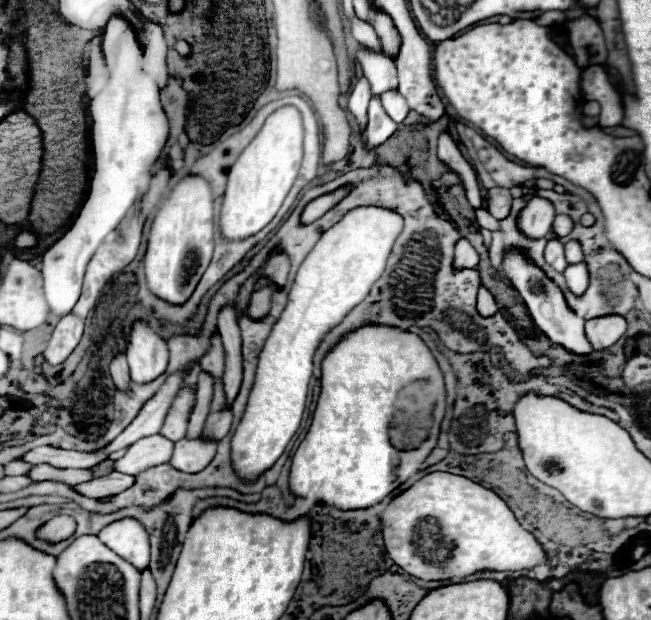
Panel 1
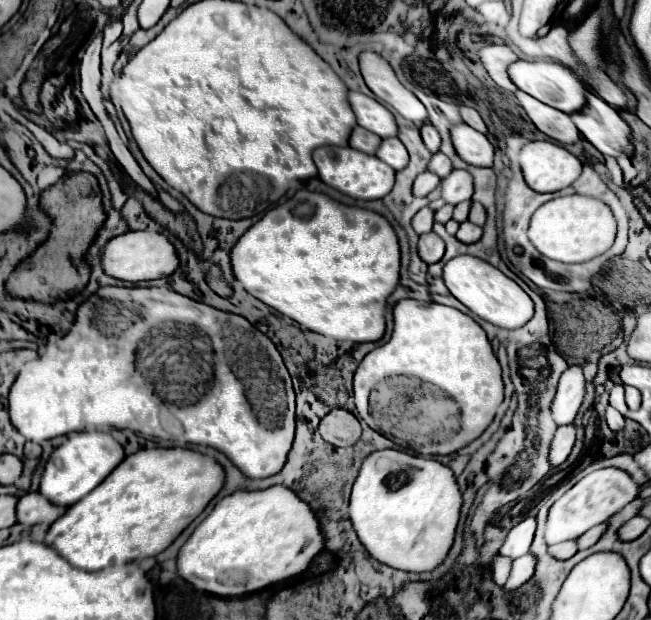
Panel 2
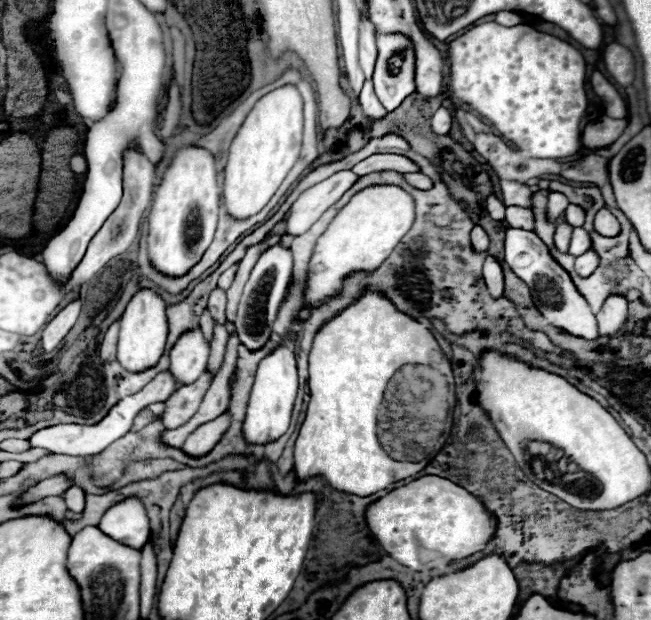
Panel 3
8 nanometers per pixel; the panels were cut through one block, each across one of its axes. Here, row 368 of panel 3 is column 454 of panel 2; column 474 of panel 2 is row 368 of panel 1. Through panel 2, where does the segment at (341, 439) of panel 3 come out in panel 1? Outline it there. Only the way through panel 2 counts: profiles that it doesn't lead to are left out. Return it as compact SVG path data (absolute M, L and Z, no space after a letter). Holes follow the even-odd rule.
M364 326L348 334L322 362L322 392L312 426L292 458L290 492L338 510L362 510L382 502L394 488L418 472L434 448L444 406L442 372L416 334L390 326ZM424 378L436 388L442 386L442 396L434 406L428 438L416 450L404 450L402 454L390 442L394 402L404 386Z

